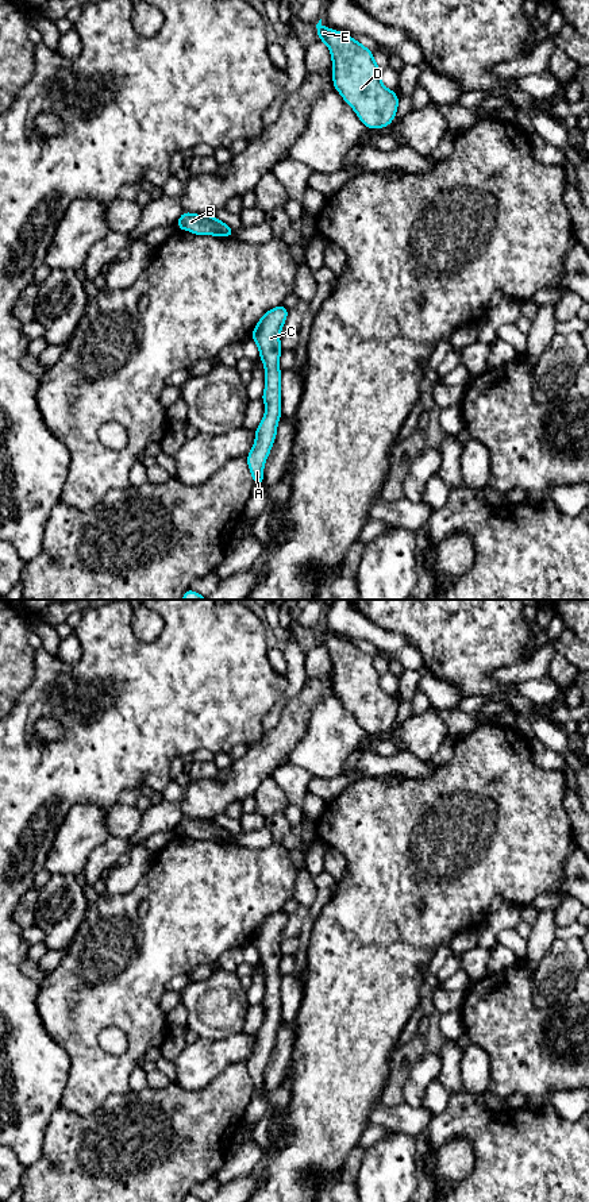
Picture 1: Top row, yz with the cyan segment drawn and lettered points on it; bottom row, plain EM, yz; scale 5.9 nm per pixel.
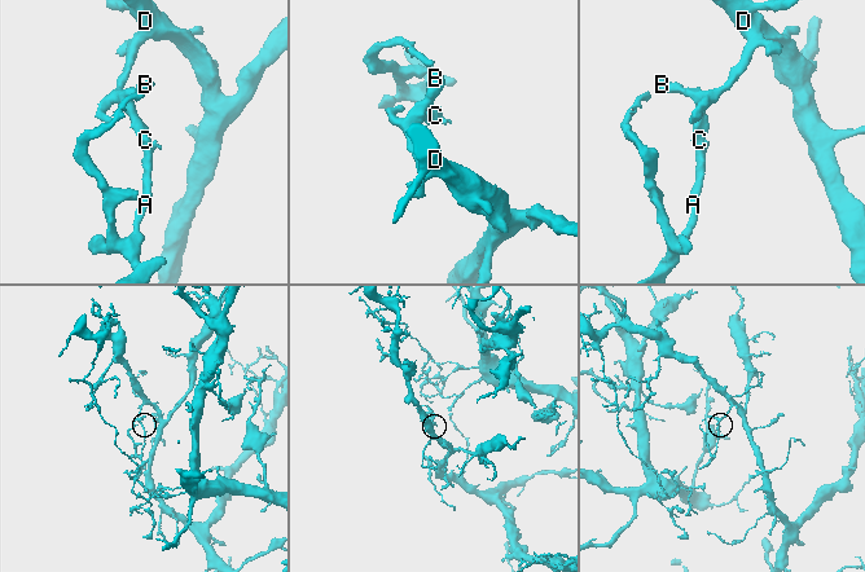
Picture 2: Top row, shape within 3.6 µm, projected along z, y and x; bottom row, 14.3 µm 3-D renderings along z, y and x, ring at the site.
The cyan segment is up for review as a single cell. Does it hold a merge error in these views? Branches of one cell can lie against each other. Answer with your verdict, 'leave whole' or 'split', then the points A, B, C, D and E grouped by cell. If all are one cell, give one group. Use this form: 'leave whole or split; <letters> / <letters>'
leave whole; A B C D E

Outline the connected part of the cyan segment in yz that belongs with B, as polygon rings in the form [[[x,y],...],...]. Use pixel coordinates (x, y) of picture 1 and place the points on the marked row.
[[[182,212],[177,227],[196,235],[234,236],[232,228],[211,215]]]

